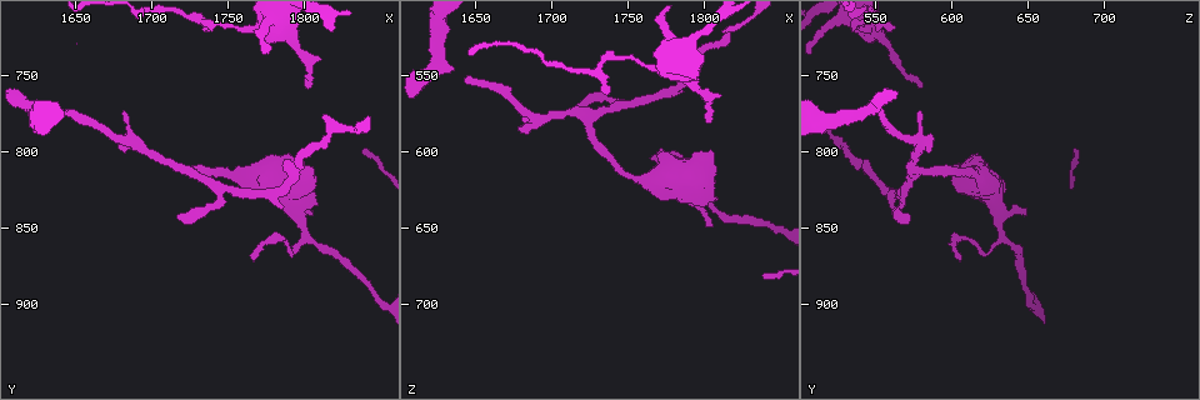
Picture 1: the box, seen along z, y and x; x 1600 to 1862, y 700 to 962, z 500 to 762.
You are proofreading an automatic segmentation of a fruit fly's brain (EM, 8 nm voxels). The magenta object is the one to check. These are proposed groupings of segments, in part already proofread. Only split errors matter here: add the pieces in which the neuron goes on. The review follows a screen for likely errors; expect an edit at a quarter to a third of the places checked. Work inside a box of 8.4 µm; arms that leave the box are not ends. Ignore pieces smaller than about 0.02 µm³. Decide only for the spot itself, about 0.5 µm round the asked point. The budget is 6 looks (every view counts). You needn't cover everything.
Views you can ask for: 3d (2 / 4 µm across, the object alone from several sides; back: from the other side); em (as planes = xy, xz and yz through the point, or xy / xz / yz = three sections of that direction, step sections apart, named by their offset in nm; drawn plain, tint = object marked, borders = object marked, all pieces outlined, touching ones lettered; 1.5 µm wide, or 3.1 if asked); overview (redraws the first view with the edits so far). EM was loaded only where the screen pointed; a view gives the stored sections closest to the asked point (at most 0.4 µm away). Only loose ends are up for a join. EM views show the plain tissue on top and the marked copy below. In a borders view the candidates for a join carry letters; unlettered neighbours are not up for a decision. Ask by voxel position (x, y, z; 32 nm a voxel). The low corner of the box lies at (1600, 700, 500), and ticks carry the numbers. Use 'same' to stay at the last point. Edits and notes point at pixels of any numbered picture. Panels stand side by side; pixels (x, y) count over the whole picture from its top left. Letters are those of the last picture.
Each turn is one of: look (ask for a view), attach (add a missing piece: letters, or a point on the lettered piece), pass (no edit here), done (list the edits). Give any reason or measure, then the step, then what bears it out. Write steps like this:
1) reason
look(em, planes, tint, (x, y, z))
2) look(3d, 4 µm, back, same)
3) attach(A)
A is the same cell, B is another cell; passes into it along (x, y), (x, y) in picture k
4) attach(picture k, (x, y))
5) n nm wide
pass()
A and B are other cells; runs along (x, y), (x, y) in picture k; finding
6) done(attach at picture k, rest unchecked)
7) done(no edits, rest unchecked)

thin end
look(em, planes, borders, (1718, 842, 570))

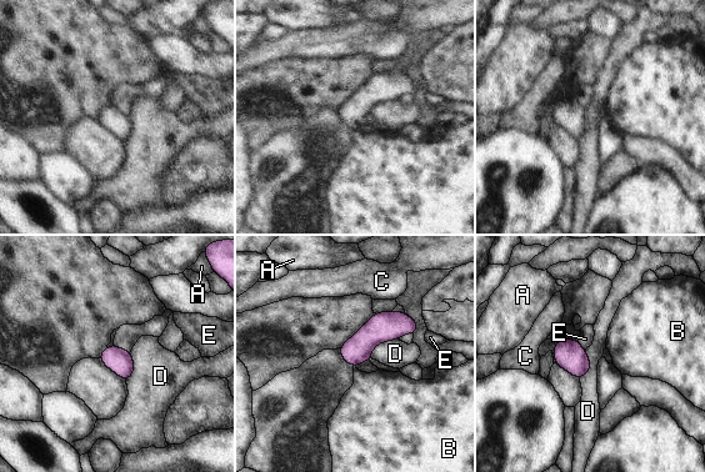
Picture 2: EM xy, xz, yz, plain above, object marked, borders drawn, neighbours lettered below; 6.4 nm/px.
150 nm wide
pass()
A, B, C, D and E are other cells; border along (114, 344), (130, 351) in picture 2; no lettered piece goes on from it

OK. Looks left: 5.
tapers out
look(em, planes, tint, (1642, 776, 552))

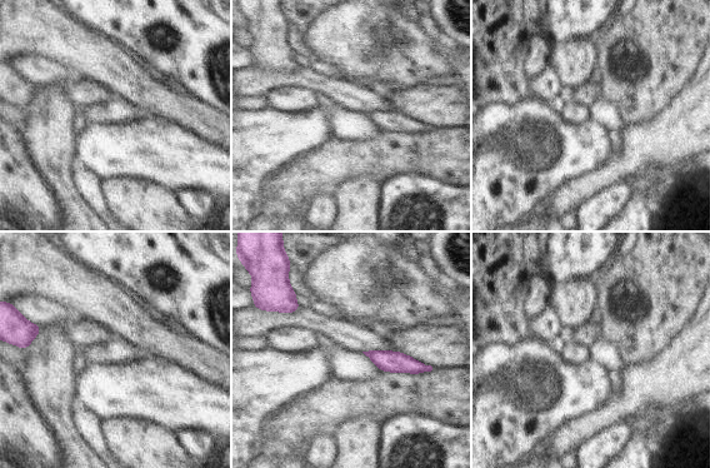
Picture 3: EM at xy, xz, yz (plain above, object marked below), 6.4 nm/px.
what lies round it
look(em, planes, borders, same)

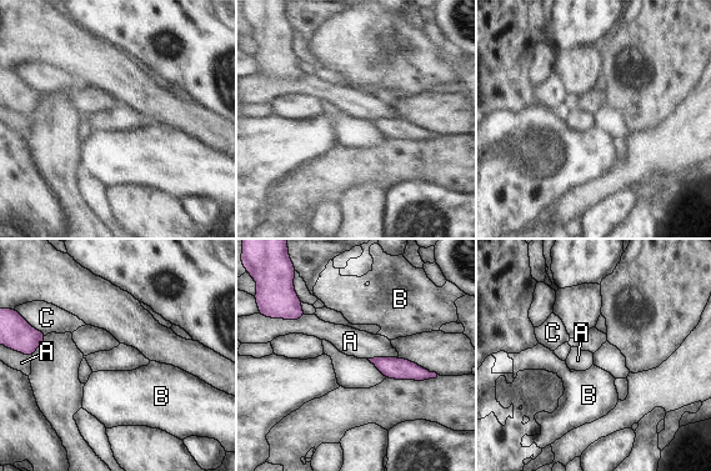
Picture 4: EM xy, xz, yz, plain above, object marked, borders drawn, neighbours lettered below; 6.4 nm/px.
pass()
A, B and C are other cells; none of them fits

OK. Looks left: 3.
free end
look(em, planes, tint, (1766, 868, 604))

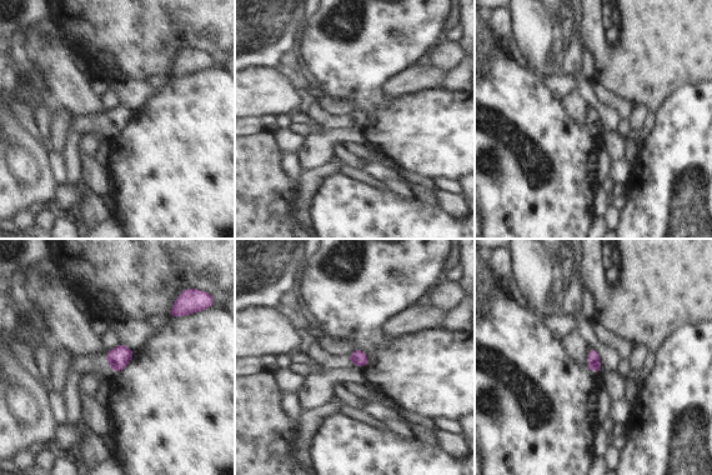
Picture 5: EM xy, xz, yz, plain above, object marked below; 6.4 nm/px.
see the neighbours
look(em, planes, borders, same)

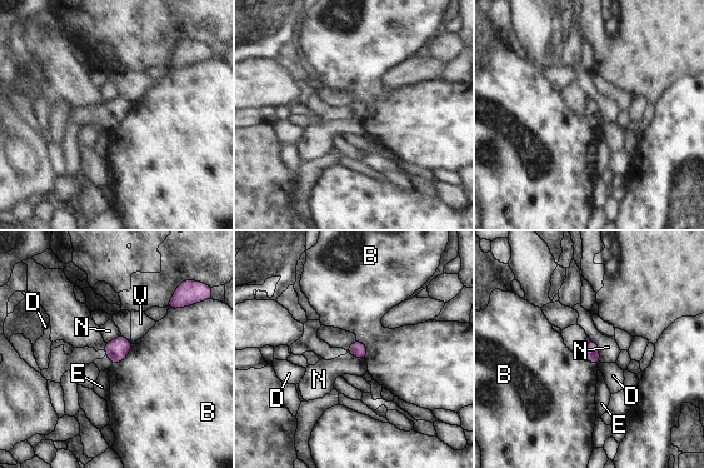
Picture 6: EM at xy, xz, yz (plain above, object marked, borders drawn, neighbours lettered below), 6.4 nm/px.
B touches over 200 nm
pass()
B, D, E, N and V are other cells; border along (589, 337), (598, 347), (600, 362) in picture 6; none of them fits

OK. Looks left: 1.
done(no edits, rest unchecked)

